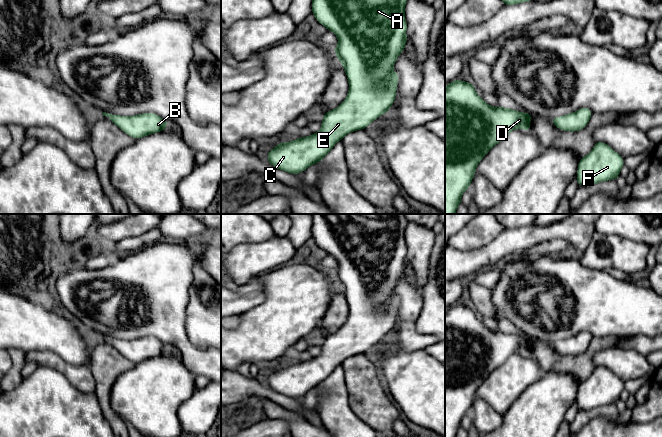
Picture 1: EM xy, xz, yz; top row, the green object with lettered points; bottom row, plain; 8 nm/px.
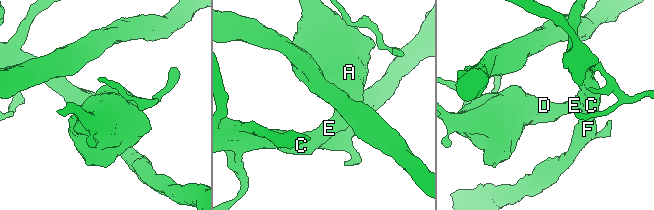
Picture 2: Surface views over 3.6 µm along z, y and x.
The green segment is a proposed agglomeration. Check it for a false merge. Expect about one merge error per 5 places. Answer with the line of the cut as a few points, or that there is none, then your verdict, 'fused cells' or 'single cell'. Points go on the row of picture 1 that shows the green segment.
no cut | single cell

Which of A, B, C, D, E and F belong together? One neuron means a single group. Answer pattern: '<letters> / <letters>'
A B C D E F

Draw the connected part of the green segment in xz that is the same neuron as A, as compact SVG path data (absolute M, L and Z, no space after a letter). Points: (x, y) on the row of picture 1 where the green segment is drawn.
M312 0L316 20L338 38L334 52L346 72L349 90L343 103L324 113L318 132L274 146L267 154L272 166L293 175L301 173L320 162L345 135L365 129L391 108L399 81L393 67L408 40L406 3L407 0Z

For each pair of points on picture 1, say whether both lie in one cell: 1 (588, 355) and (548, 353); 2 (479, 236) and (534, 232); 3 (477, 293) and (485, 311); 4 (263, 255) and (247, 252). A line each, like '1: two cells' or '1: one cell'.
1: one cell
2: two cells
3: one cell
4: one cell

